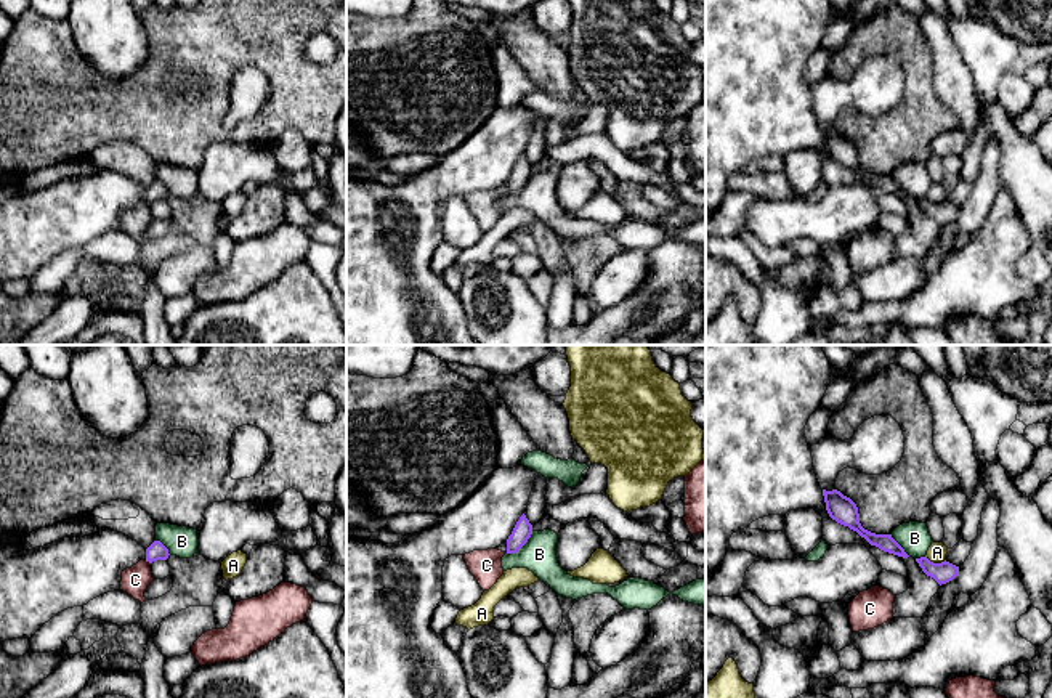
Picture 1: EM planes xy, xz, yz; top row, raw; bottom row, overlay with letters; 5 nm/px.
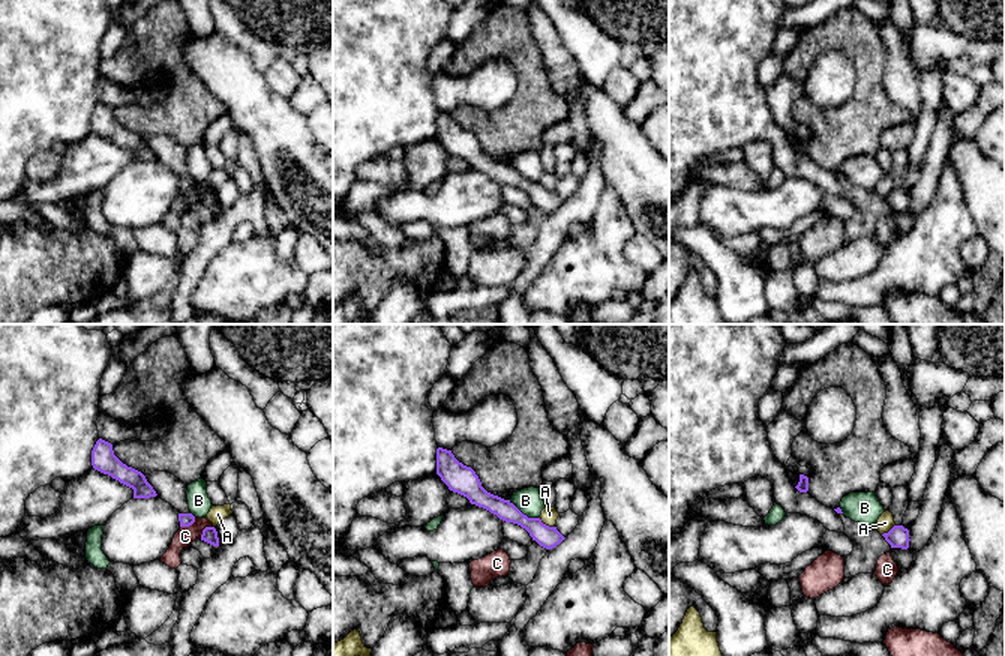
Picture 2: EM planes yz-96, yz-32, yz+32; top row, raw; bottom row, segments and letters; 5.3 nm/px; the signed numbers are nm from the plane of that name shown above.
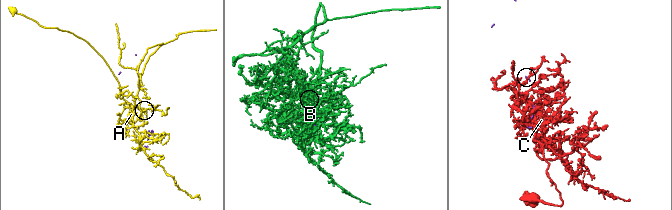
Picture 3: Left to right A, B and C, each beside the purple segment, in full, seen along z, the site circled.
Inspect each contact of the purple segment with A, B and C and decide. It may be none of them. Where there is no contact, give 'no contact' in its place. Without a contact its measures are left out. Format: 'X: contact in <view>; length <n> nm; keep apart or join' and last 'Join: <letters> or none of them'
A: contact in yz; length 110 nm; keep apart
B: contact in xz; length 180 nm; join
C: contact in xy; length 30 nm; keep apart
Join: B

